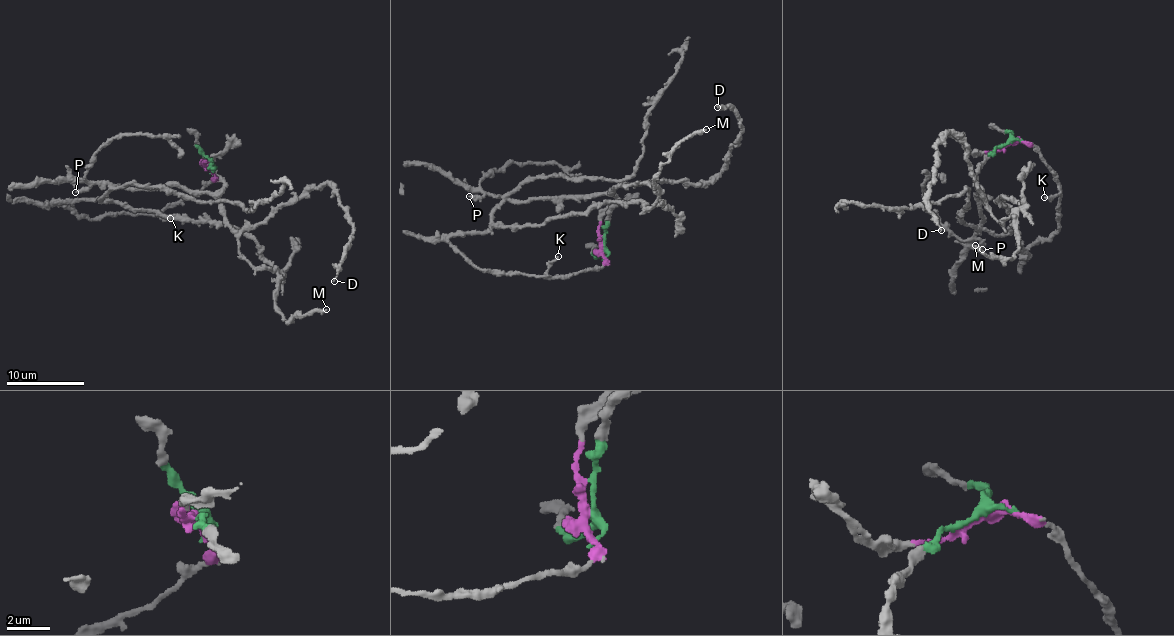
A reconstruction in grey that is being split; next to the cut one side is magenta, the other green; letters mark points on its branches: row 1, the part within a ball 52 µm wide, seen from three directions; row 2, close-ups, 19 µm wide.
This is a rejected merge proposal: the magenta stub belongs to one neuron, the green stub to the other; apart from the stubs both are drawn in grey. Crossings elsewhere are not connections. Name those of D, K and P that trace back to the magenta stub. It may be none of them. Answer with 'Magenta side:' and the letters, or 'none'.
Magenta side: K

